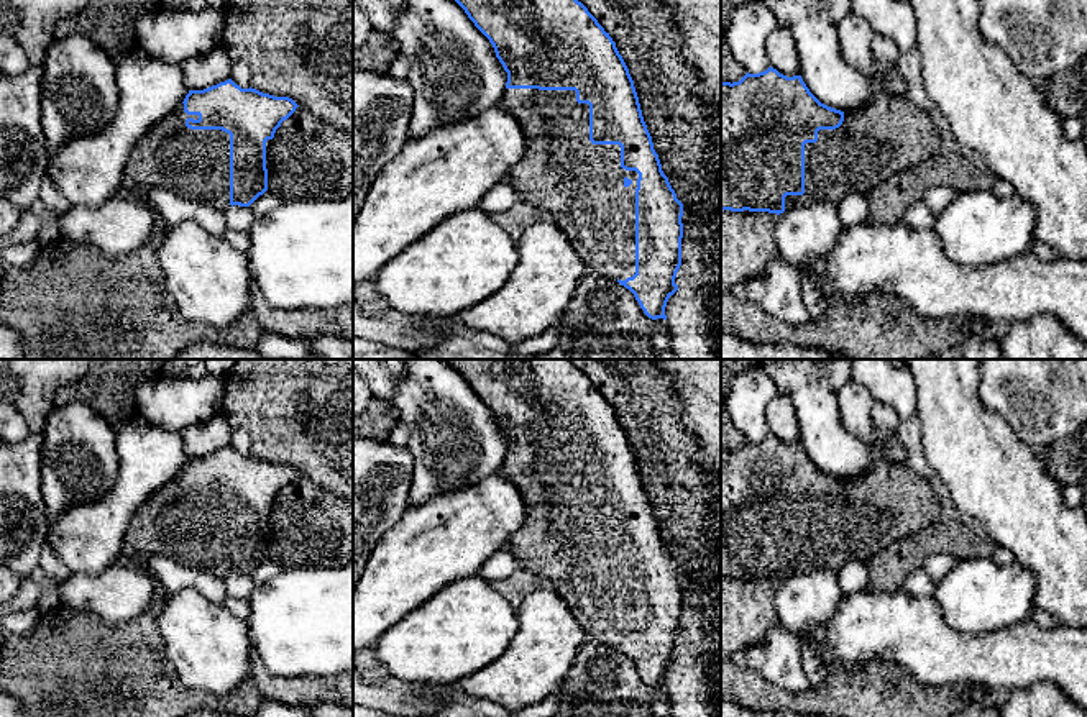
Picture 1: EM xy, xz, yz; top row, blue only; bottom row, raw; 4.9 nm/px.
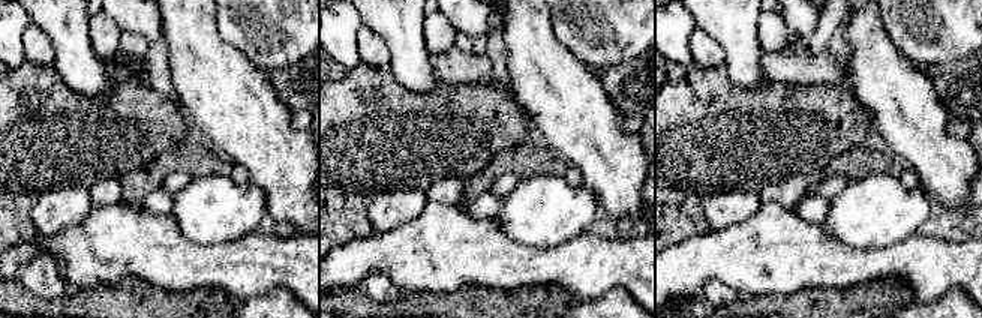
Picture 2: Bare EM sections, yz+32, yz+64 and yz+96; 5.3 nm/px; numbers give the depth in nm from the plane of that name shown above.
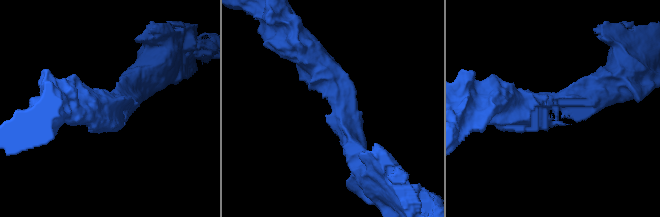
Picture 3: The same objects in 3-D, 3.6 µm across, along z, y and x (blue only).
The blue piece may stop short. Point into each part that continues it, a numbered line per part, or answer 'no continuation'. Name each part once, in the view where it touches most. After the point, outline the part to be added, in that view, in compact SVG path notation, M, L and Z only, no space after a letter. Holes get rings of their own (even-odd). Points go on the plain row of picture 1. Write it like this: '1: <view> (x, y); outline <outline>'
1: xz (580, 552); outline M506 456L499 471L522 496L522 525L507 540L517 564L550 581L553 591L568 604L589 638L626 648L635 642L635 556L639 541L621 535L619 512L589 509L589 473L576 469L575 458Z

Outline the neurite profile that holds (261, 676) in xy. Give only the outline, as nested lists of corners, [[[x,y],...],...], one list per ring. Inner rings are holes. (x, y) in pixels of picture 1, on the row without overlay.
[[[251,651],[251,679],[264,701],[286,706],[340,704],[353,710],[353,671],[332,676],[281,678],[273,674],[258,653]]]

